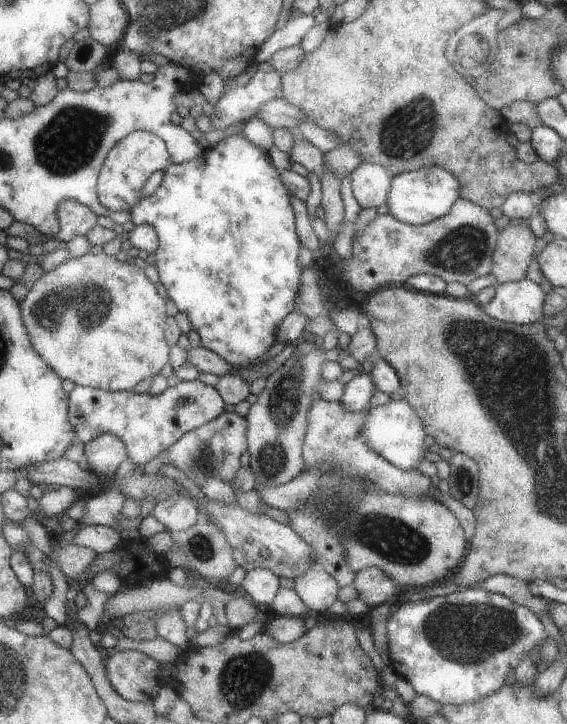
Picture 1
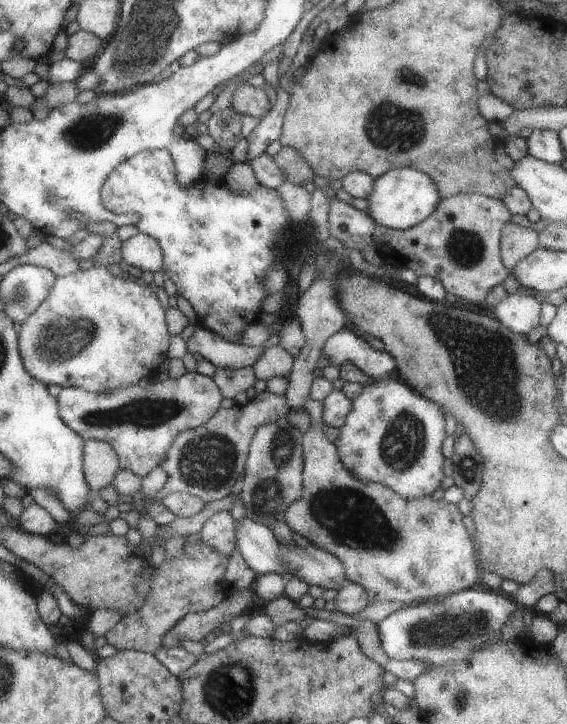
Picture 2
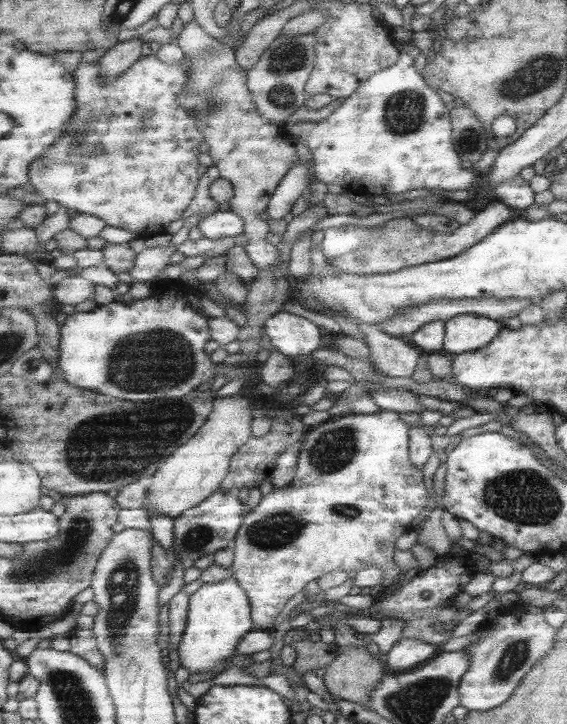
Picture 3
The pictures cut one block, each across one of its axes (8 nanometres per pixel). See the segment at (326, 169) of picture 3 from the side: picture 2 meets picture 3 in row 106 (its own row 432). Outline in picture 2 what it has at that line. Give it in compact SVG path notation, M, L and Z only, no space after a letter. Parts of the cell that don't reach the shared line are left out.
M396 375L373 379L361 386L361 392L350 400L349 412L345 415L344 423L338 428L338 435L333 443L338 459L358 479L379 482L401 498L429 497L441 486L441 480L444 478L444 457L441 453L441 442L446 437L443 428L444 412L430 400L417 394Z

